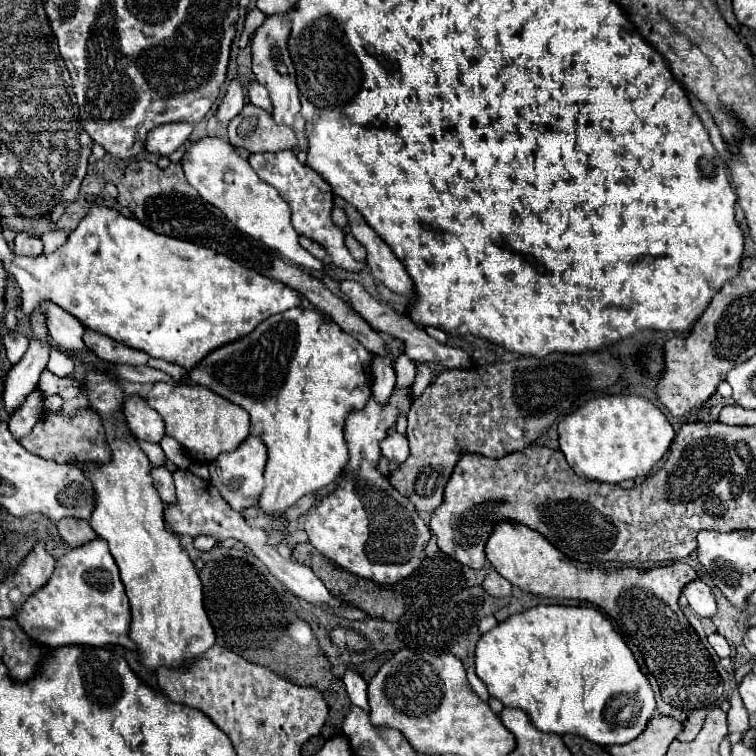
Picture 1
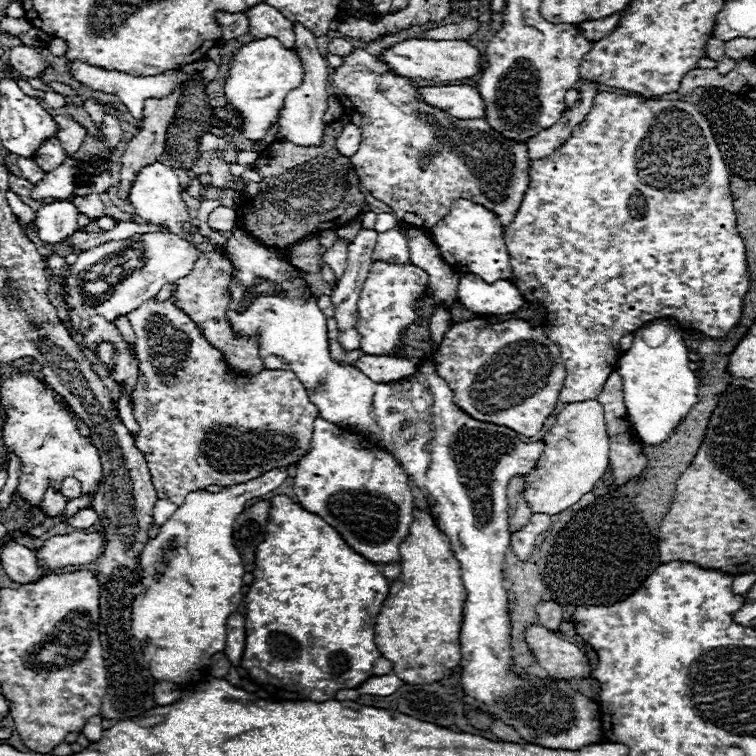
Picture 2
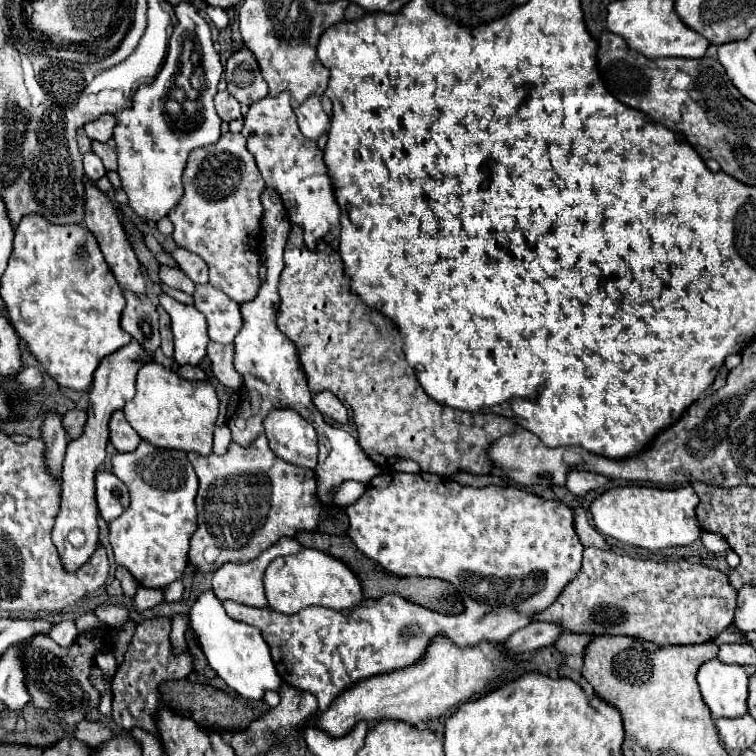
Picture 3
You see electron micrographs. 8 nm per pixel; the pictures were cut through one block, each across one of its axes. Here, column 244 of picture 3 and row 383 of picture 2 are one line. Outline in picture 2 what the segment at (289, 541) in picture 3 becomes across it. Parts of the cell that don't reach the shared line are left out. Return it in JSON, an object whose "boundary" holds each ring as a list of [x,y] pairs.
{"boundary":[[[600,92],[594,98],[594,106],[582,126],[554,152],[554,156],[534,160],[530,166],[530,186],[524,194],[524,200],[514,216],[514,222],[506,226],[504,238],[510,254],[512,274],[510,280],[520,288],[520,294],[526,302],[540,302],[548,312],[546,336],[560,346],[562,362],[566,368],[566,380],[558,394],[560,402],[582,402],[596,398],[610,372],[616,370],[616,358],[620,356],[622,336],[642,328],[644,324],[656,318],[676,320],[682,328],[694,328],[706,336],[720,338],[732,330],[740,318],[740,308],[744,294],[748,292],[750,274],[746,268],[746,246],[740,234],[736,232],[736,214],[732,208],[730,194],[730,174],[720,154],[720,148],[714,140],[708,120],[688,102],[670,102],[670,100],[644,100],[636,96],[620,96],[616,92]]]}

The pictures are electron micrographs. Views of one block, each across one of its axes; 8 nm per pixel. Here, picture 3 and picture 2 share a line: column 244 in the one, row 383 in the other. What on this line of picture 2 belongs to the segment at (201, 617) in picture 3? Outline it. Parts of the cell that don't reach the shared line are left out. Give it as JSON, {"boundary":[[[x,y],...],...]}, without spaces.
{"boundary":[[[674,326],[668,340],[660,346],[648,346],[640,332],[634,336],[632,348],[622,352],[616,362],[616,372],[624,380],[624,404],[628,418],[642,442],[660,446],[674,432],[676,424],[698,402],[698,378],[688,368],[688,348],[682,338],[682,328]]]}

